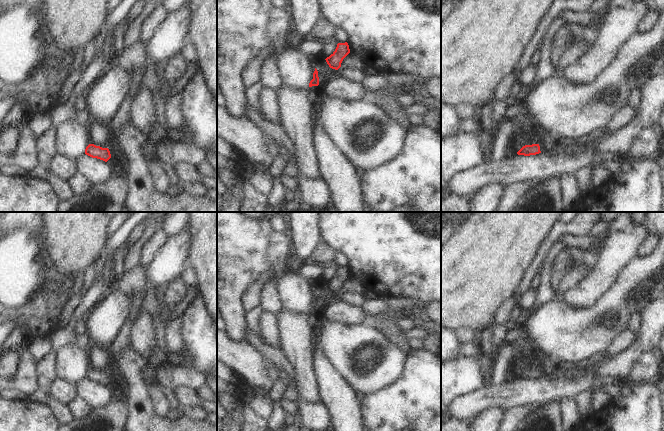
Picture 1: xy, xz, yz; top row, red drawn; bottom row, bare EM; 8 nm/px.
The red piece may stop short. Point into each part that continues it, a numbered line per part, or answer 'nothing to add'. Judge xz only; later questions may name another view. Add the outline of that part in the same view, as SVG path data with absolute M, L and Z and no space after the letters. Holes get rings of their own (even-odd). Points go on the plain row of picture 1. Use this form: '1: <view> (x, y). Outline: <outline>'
1: xz (296, 331). Outline: M282 310L277 315L279 345L281 351L294 367L294 381L298 401L321 402L319 385L313 368L315 351L315 327L313 320L318 310L295 314Z

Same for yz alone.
1: yz (616, 368). Outline: M664 297L648 304L641 313L641 325L636 332L636 342L619 355L608 354L596 363L571 367L542 366L539 368L541 377L547 375L568 376L578 379L584 375L598 375L602 380L609 379L614 382L625 382L635 360L643 353L650 352L658 346L664 334Z

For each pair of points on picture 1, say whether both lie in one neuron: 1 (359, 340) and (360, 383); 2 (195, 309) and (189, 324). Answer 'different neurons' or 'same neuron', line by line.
1: same neuron
2: same neuron

